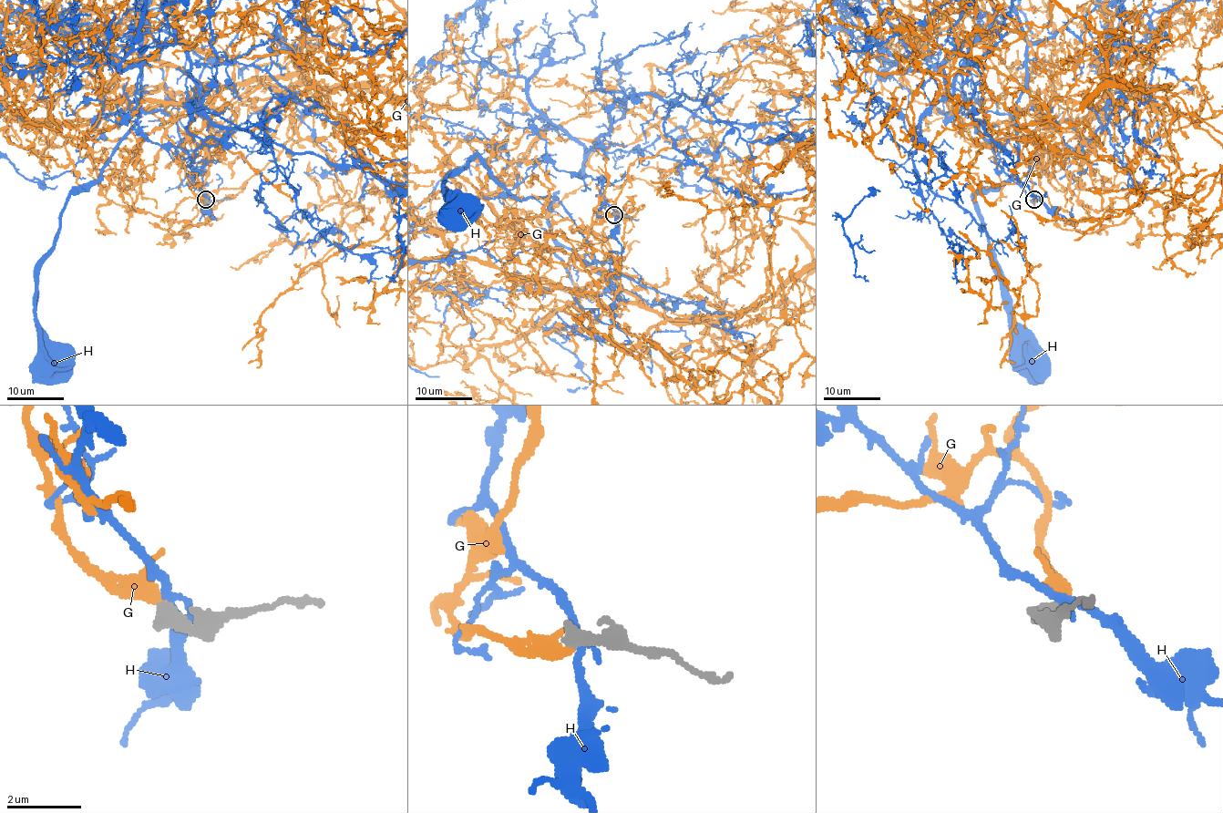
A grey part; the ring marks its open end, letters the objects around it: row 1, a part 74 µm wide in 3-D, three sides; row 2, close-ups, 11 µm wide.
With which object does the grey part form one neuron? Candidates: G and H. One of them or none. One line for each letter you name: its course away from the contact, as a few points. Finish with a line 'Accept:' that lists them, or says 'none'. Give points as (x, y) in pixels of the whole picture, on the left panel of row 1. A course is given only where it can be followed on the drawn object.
Accept: G

